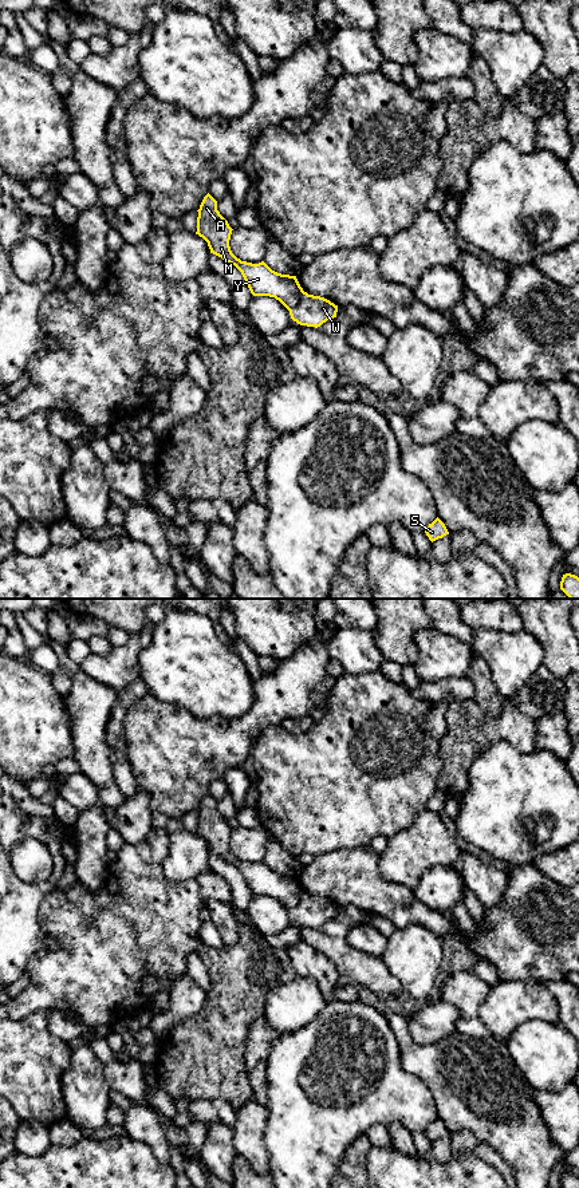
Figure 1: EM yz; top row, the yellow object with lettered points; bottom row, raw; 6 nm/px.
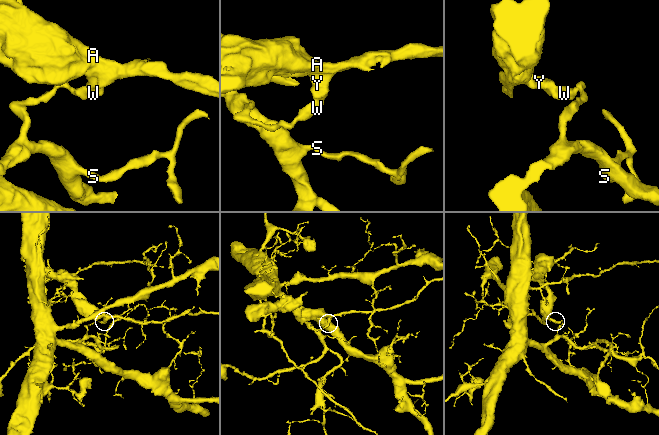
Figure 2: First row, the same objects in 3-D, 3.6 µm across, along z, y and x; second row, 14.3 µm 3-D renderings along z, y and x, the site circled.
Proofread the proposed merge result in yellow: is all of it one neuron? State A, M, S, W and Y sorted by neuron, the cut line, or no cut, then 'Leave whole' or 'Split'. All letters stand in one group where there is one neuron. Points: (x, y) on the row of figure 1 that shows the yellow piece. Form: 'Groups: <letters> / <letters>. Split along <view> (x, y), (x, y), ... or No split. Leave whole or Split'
Groups: A M Y / S W. Split along yz (303, 291), (299, 303), (290, 312). Split

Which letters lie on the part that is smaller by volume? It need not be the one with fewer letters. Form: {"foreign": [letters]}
{"foreign": ["A", "M", "Y"]}

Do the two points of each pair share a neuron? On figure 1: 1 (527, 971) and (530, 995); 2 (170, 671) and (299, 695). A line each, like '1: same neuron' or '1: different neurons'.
1: different neurons
2: different neurons

